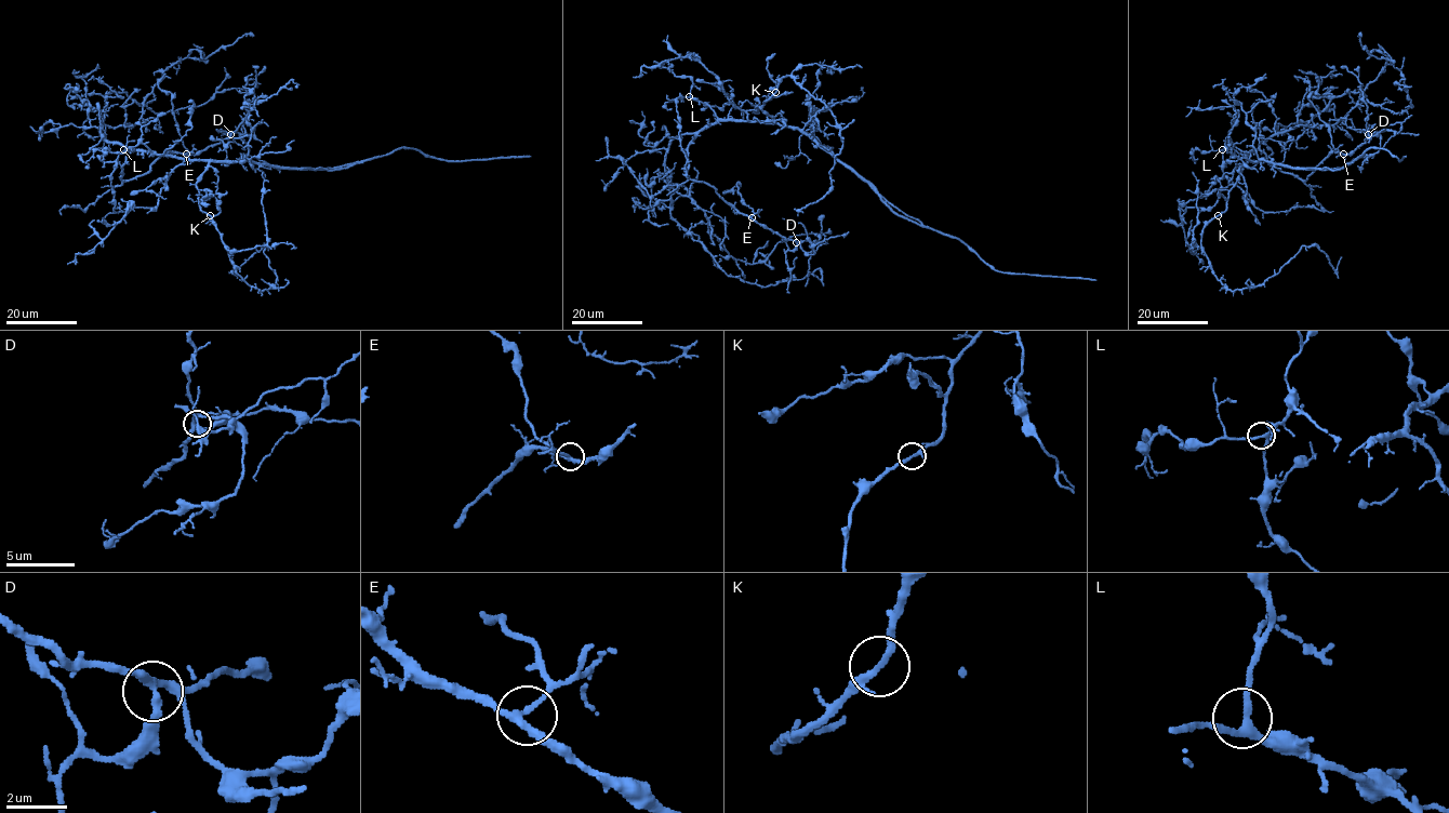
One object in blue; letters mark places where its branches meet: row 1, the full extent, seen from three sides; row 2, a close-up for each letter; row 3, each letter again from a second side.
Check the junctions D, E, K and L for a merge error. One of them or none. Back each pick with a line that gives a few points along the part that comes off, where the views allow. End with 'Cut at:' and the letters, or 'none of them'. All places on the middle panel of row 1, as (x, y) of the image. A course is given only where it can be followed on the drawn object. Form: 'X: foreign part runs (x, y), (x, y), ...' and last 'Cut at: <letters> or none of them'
K: foreign part runs (775, 92), (779, 81), (789, 76), (829, 110), (842, 144), (829, 172), (829, 189), (798, 215)
Cut at: K

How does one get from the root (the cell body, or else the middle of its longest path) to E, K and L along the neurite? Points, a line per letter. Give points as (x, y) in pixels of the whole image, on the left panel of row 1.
E: (188, 159), (133, 149), (122, 165), (120, 178), (130, 180), (143, 175), (160, 156), (169, 151), (186, 154)
K: (188, 159), (208, 162), (197, 188), (199, 208), (210, 215)
L: (188, 159), (158, 155), (142, 143), (123, 149)

